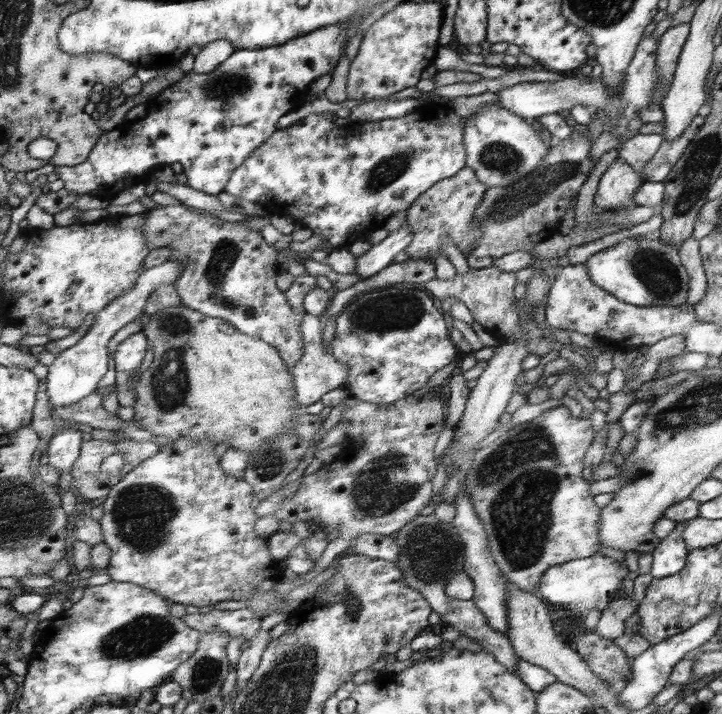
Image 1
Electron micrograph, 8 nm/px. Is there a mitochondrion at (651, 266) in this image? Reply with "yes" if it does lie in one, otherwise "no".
yes

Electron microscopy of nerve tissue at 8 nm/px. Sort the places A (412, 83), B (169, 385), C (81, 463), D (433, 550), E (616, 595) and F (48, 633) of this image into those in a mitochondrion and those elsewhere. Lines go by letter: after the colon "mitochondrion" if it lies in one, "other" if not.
A: other
B: mitochondrion
C: other
D: mitochondrion
E: other
F: other

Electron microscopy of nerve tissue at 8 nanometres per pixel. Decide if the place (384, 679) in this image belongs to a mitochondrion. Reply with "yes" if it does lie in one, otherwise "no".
no

